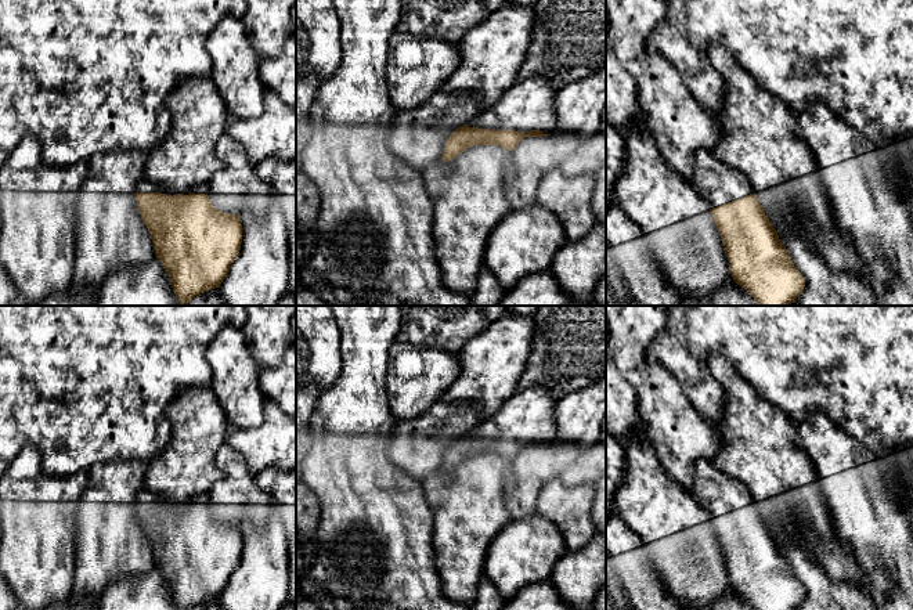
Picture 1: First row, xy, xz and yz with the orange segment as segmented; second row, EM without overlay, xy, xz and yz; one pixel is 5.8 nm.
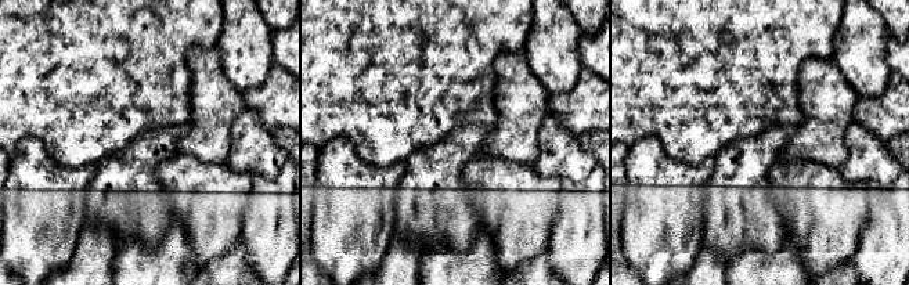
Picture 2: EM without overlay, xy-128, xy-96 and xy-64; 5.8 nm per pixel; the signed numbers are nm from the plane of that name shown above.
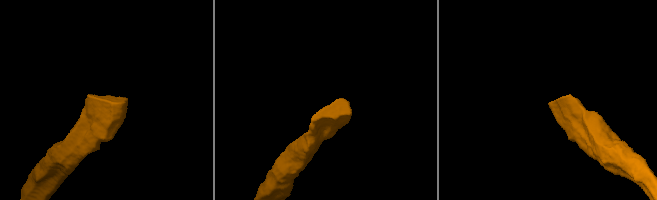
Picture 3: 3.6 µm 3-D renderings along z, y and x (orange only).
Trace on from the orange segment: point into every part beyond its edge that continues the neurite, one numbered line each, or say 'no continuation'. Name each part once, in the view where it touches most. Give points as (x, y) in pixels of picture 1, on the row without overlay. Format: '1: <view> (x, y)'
1: xz (529, 414)

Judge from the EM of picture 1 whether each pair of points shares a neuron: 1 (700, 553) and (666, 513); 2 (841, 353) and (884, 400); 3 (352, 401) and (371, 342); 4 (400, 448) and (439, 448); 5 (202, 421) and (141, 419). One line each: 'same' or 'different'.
1: same
2: same
3: same
4: same
5: different

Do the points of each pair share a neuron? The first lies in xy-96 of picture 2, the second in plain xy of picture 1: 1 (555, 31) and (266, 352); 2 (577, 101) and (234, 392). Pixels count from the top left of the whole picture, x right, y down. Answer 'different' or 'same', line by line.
1: different
2: different

